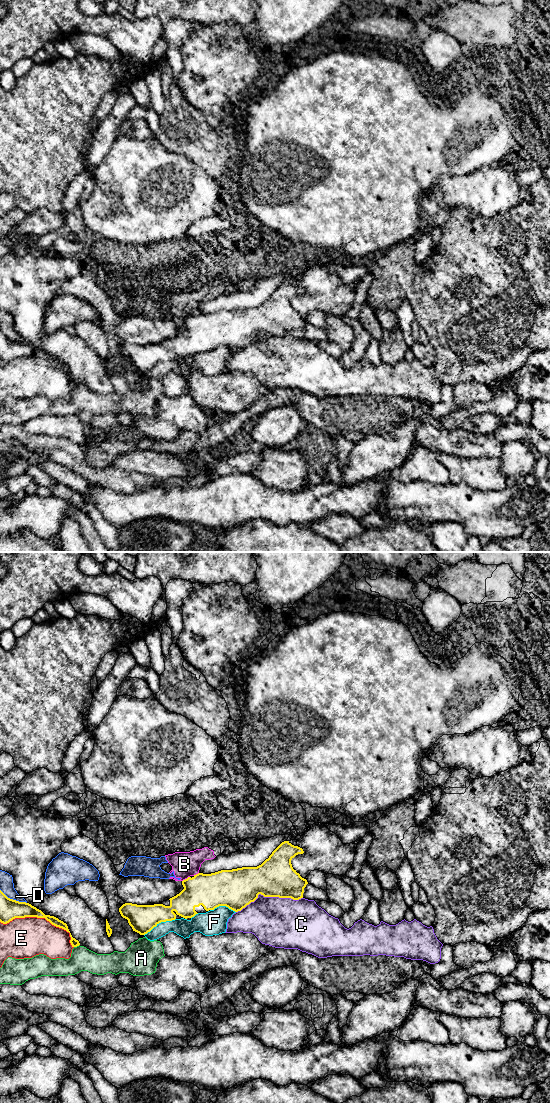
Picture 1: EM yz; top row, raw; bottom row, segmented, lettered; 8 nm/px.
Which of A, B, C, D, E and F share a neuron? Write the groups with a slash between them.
A / B D / C / E / F

